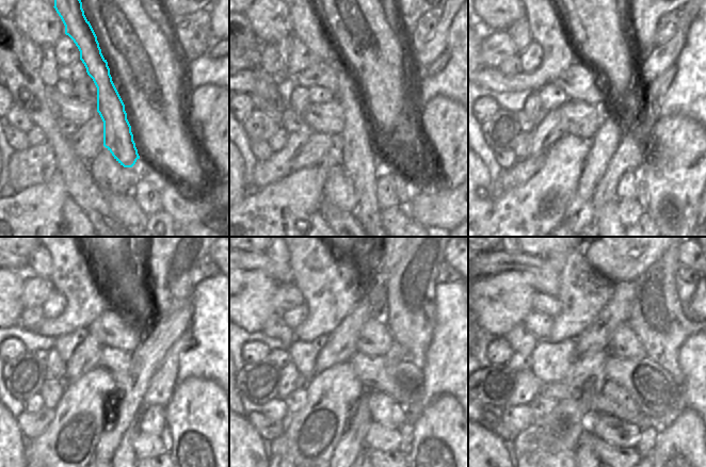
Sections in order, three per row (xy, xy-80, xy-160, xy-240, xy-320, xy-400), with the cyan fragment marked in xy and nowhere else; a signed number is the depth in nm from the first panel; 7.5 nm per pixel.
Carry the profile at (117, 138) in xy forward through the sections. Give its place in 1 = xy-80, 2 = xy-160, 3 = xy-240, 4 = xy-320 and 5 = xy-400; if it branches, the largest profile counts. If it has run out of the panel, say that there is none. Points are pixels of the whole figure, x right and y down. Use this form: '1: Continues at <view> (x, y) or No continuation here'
1: Continues at xy-80 (358, 155)
2: Continues at xy-160 (608, 214)
3: No continuation here
4: No continuation here
5: No continuation here

